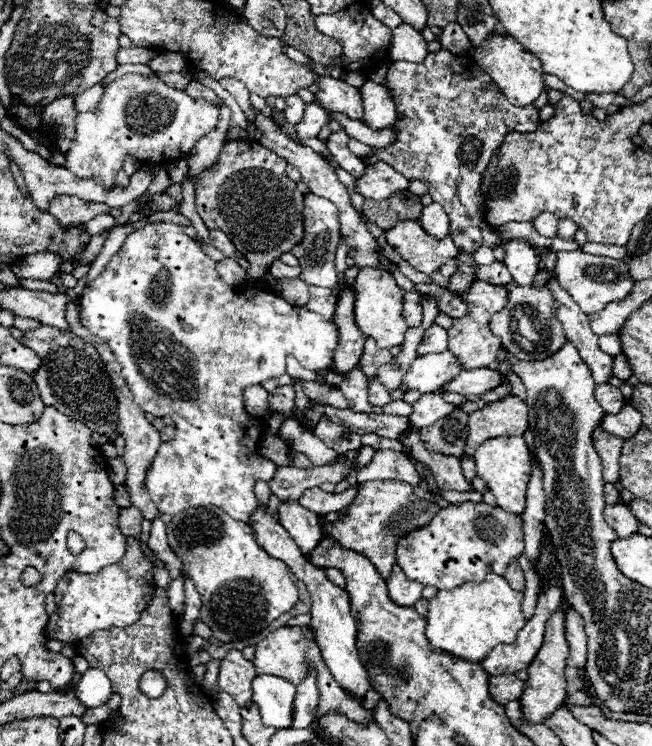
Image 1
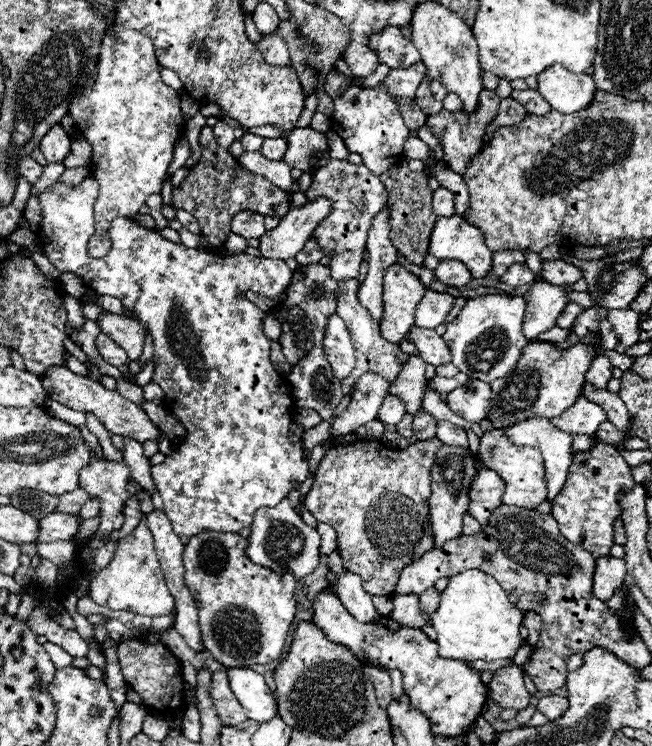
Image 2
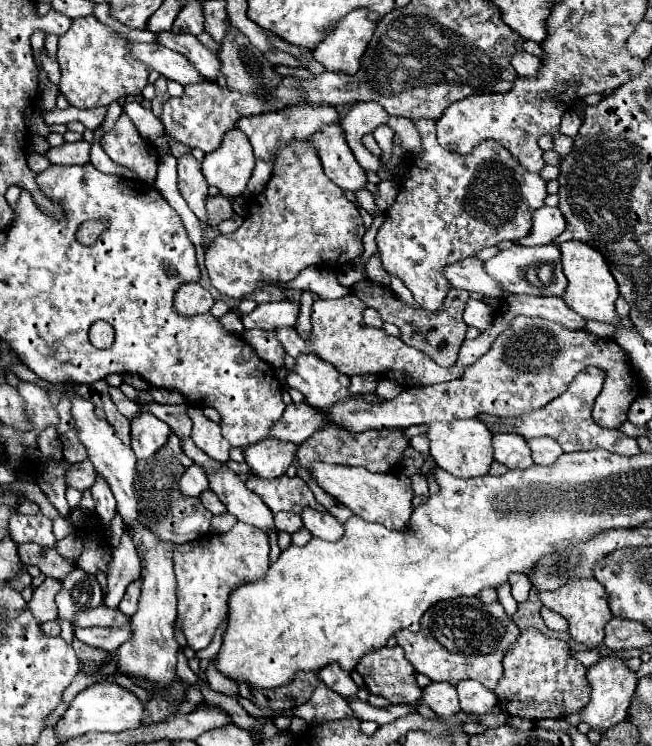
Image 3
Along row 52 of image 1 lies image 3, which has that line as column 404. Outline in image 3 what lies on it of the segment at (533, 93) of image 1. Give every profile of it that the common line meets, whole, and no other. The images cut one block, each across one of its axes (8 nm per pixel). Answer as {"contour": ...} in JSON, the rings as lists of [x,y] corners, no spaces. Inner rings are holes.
{"contour":[[[314,462],[310,476],[318,482],[318,486],[334,496],[338,502],[348,506],[356,516],[368,520],[368,522],[378,522],[384,524],[390,530],[408,530],[410,526],[410,516],[412,516],[412,482],[406,474],[378,474],[378,472],[368,472],[364,468],[354,468],[354,466],[334,466],[334,464],[324,464],[324,462]]]}

